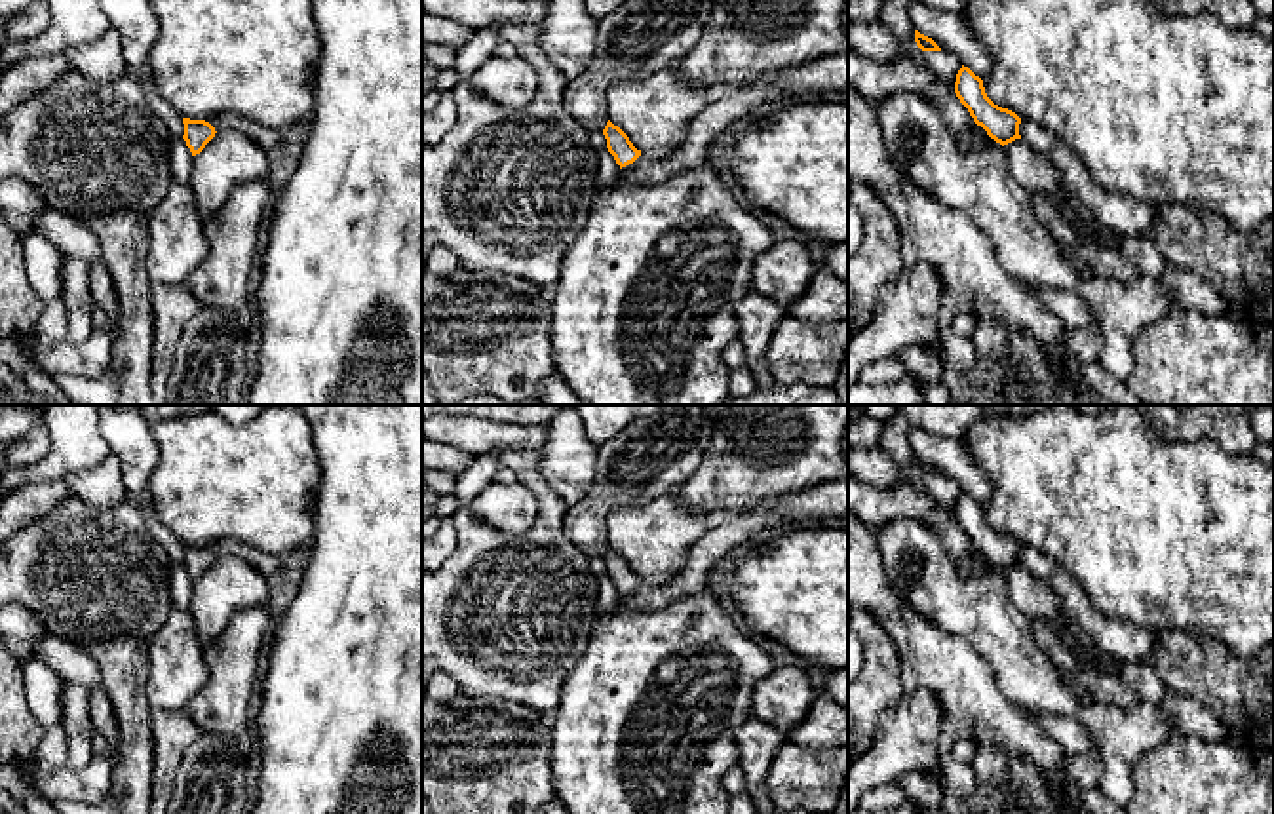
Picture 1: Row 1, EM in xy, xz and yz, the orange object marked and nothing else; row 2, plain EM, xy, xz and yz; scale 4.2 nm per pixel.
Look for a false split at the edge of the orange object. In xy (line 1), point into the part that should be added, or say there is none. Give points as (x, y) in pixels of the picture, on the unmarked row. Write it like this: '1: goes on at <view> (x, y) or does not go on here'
1: does not go on here

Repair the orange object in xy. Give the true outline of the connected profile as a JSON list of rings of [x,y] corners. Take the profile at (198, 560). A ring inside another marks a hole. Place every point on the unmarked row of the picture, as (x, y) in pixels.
[[[183,544],[186,572],[190,574],[192,582],[200,580],[205,571],[215,563],[215,553],[205,546],[190,546]]]

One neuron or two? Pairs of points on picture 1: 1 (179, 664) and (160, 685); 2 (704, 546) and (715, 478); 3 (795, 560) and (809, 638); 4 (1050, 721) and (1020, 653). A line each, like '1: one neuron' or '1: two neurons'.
1: one neuron
2: two neurons
3: one neuron
4: two neurons

